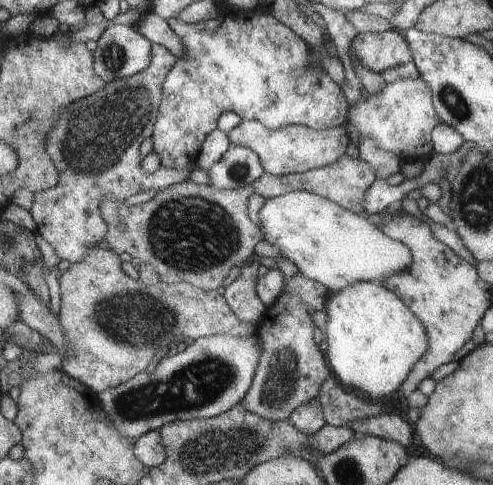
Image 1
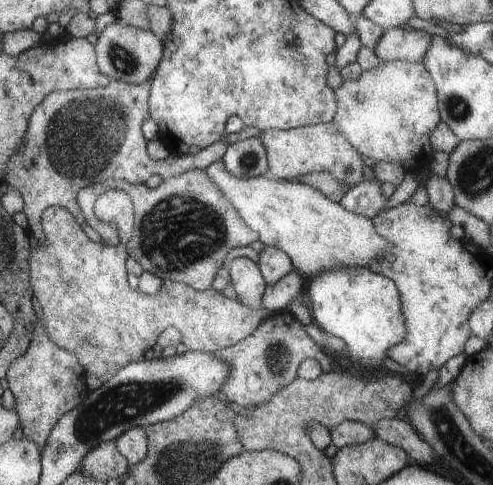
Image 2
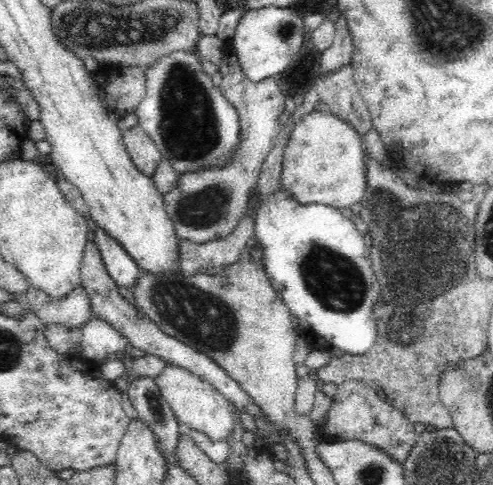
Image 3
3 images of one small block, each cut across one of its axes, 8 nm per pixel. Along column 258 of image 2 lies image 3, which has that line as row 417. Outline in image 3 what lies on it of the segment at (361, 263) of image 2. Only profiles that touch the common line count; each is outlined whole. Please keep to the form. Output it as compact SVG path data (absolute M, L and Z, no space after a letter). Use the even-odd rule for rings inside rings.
M166 364L164 370L154 380L156 380L156 386L160 388L162 396L166 398L166 402L172 406L172 410L182 426L204 432L214 442L220 442L220 440L226 442L230 438L230 434L236 426L234 416L240 416L242 410L238 410L226 396L218 394L214 390L214 386L210 386L208 382L204 382L202 378L198 378L190 370L180 368L180 366L172 366L172 364Z

